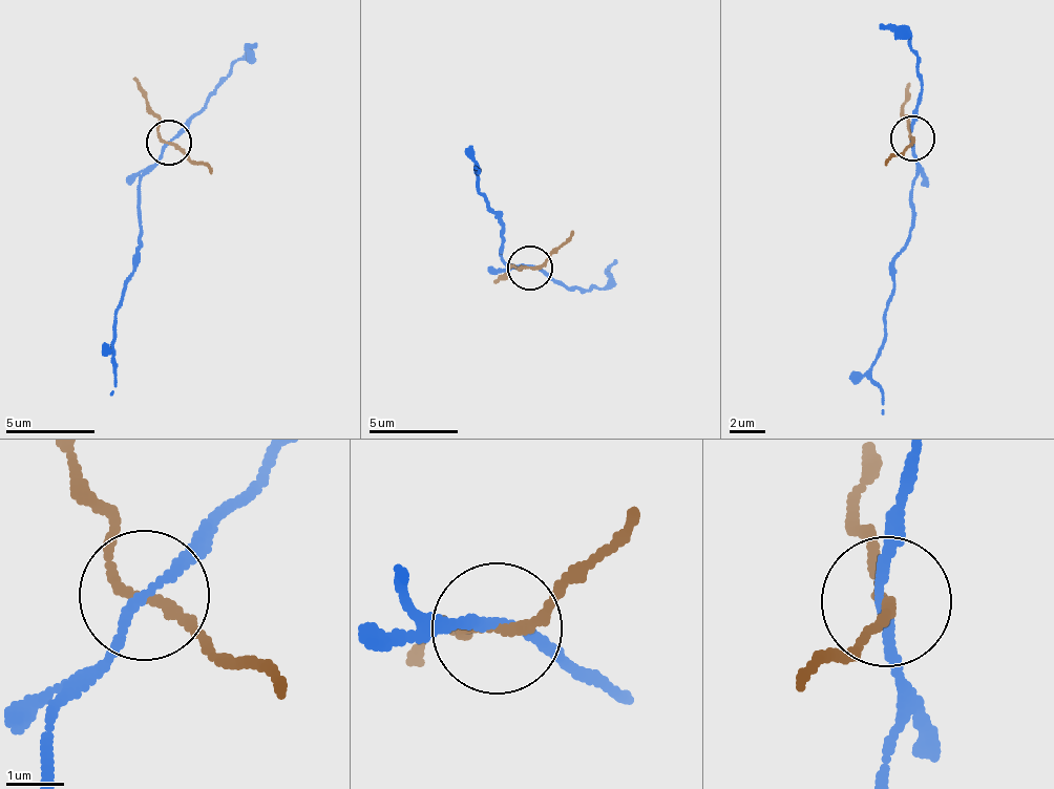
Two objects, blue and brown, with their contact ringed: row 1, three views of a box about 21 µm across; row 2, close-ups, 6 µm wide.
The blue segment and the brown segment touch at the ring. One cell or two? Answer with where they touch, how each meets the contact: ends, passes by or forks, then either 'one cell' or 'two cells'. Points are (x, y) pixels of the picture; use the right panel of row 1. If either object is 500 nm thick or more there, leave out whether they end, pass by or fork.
place (912, 137); blue passes by; brown passes by; two cells

